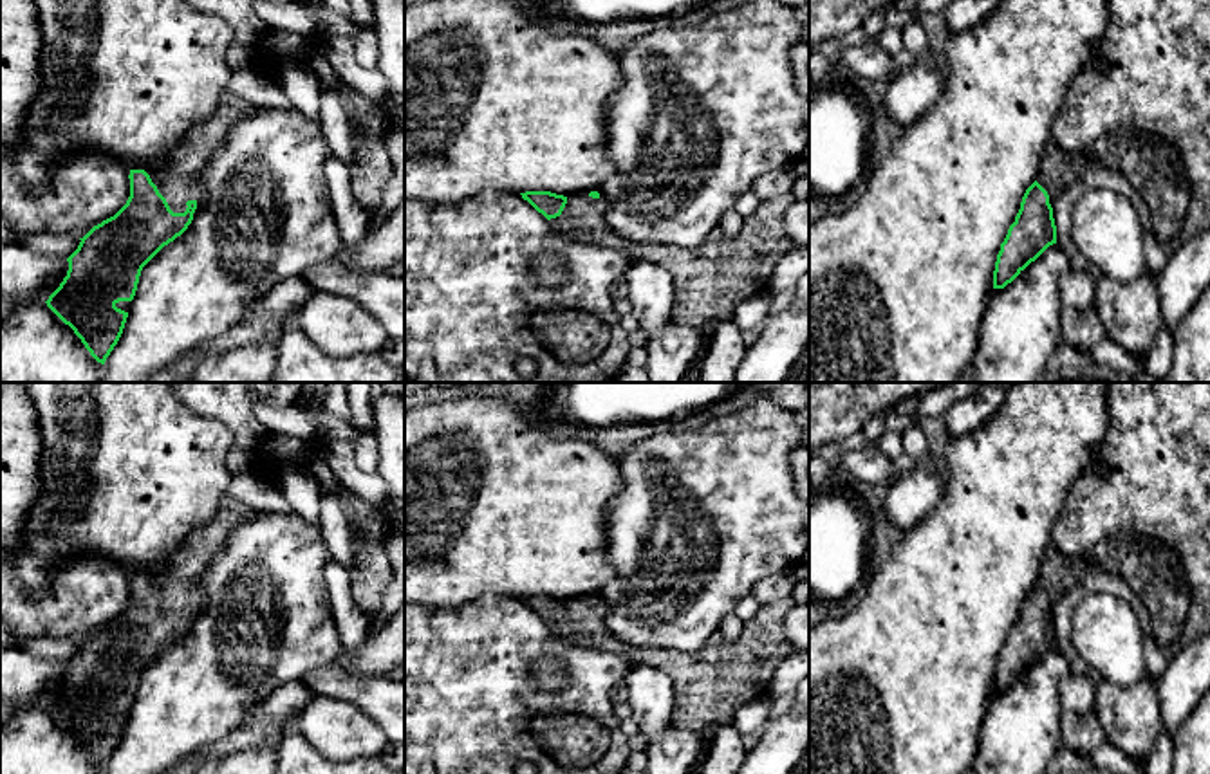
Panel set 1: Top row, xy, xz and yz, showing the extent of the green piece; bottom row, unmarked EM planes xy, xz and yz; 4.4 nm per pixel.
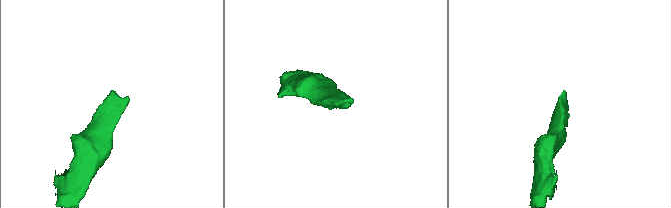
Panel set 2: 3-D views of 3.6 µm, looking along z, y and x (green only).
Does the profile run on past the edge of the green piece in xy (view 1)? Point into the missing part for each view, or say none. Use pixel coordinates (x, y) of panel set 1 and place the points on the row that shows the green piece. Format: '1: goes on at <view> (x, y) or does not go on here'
1: goes on at xy (176, 177)

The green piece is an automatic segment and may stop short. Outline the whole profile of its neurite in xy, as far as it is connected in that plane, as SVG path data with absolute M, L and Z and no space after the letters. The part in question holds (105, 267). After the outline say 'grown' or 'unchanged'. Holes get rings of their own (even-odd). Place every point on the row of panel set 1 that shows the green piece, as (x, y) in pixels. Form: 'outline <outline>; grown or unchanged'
outline M235 94L220 96L215 112L193 126L157 168L130 170L126 204L79 238L78 249L67 258L67 276L45 303L74 330L98 363L105 364L128 318L128 312L116 305L134 299L143 267L188 229L202 195L199 173L209 155L224 143L229 128L255 110L258 106Z; grown

